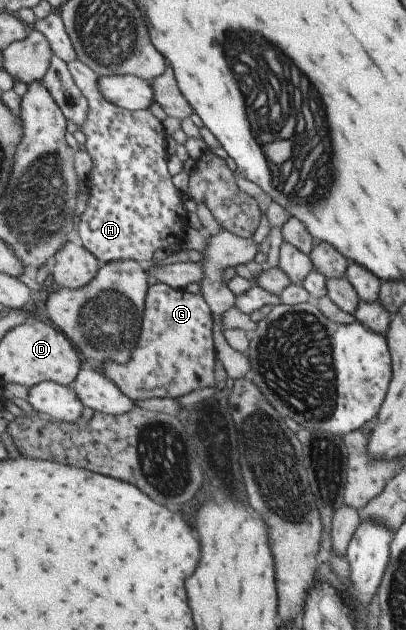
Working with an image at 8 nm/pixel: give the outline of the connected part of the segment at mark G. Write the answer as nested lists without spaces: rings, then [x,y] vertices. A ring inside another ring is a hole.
[[[158,282],[148,290],[144,327],[132,361],[126,365],[108,362],[100,369],[133,402],[179,399],[197,389],[215,387],[218,361],[214,339],[216,329],[212,307],[201,293],[192,295],[189,291]]]

